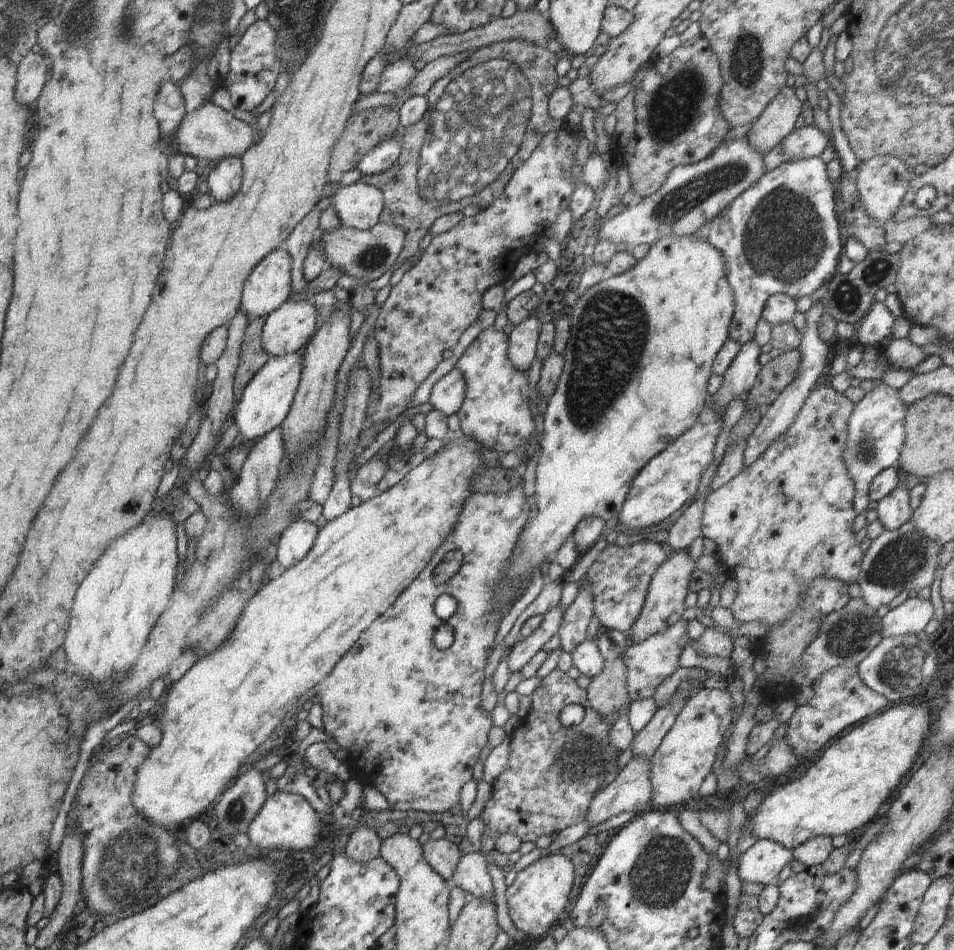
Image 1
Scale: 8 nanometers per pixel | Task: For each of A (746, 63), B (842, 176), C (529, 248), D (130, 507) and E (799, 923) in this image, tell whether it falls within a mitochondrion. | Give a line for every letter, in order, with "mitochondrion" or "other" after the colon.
A: mitochondrion
B: other
C: other
D: other
E: mitochondrion

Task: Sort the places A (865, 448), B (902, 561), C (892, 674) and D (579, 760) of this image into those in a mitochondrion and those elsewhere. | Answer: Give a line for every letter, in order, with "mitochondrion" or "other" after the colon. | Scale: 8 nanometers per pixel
A: mitochondrion
B: mitochondrion
C: mitochondrion
D: mitochondrion

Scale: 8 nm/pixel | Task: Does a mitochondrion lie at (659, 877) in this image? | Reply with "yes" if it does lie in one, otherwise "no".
yes

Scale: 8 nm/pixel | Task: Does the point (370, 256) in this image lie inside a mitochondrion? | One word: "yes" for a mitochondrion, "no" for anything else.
yes

